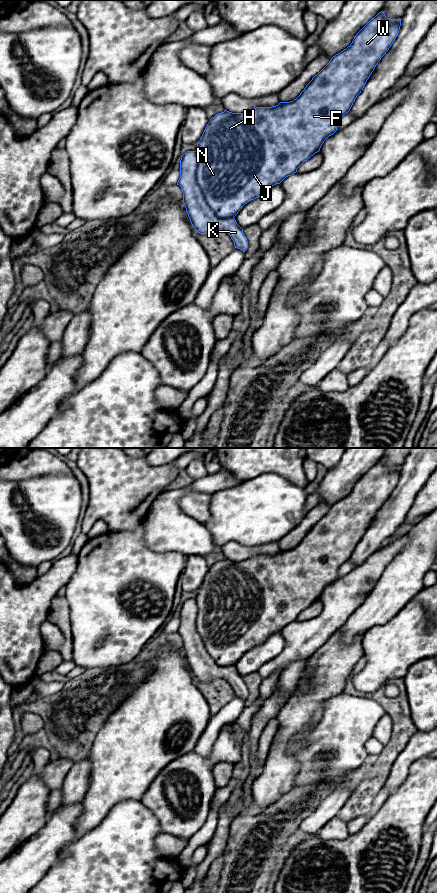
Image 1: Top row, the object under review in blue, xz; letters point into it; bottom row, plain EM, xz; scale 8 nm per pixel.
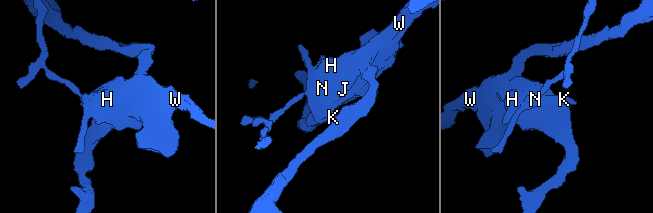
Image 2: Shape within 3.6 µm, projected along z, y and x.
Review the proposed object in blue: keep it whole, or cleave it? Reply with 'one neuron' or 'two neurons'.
two neurons

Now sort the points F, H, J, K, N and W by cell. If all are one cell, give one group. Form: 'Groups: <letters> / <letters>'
Groups: F H J N W / K

